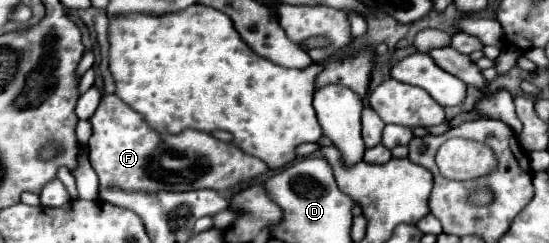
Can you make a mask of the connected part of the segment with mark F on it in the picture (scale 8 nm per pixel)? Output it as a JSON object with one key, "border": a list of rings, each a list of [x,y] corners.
{"border":[[[105,94],[101,98],[99,108],[91,116],[91,126],[93,126],[93,136],[89,140],[89,160],[99,176],[99,186],[119,186],[127,190],[141,190],[141,192],[159,192],[159,190],[199,190],[199,188],[211,188],[217,192],[223,192],[227,188],[233,188],[241,182],[249,182],[251,178],[267,172],[267,164],[263,160],[243,152],[235,144],[215,140],[211,134],[201,132],[201,130],[183,130],[179,134],[159,134],[149,124],[145,118],[135,112],[131,106],[127,106],[119,96],[115,94]]]}

